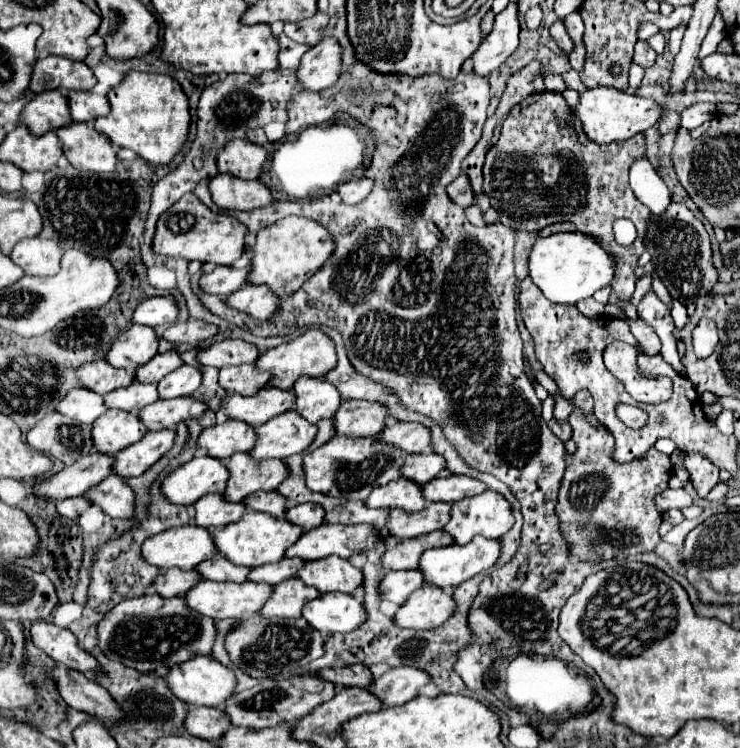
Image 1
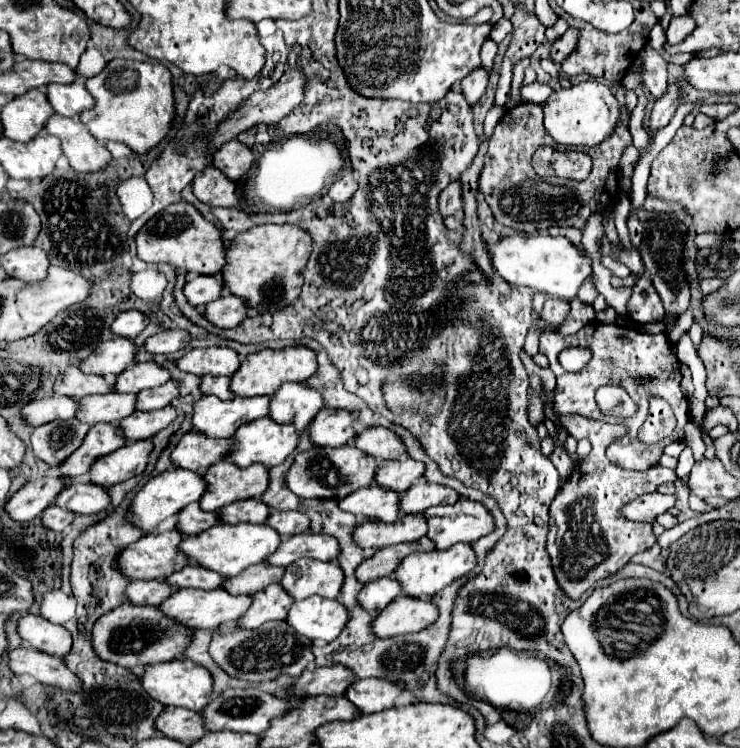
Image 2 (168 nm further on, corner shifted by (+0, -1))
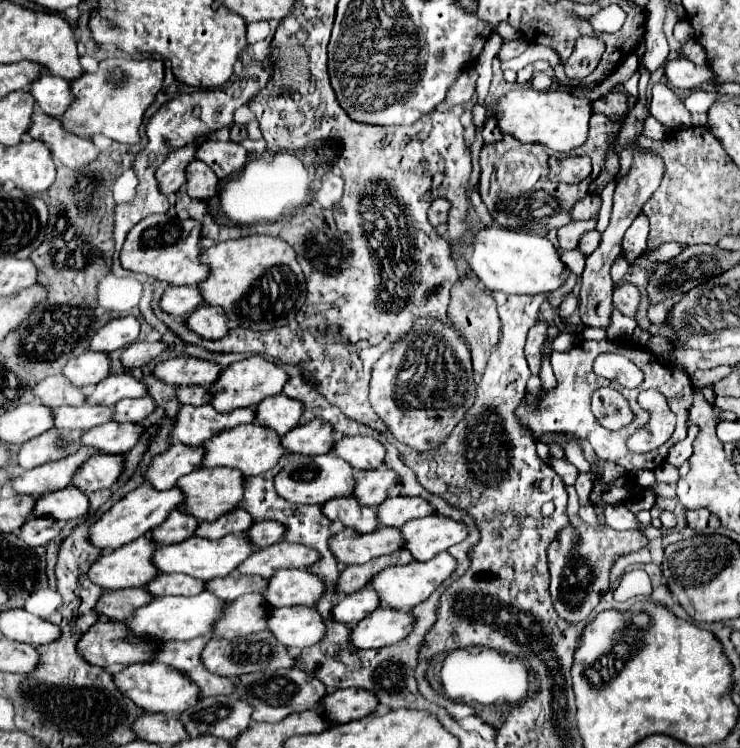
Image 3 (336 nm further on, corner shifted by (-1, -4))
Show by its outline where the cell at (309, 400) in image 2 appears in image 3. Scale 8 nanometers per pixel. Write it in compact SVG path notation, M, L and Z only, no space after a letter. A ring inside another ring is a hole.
M274 395L264 399L256 409L256 421L262 427L270 427L278 431L278 435L286 435L286 431L300 425L306 407L298 399L290 399L286 395Z

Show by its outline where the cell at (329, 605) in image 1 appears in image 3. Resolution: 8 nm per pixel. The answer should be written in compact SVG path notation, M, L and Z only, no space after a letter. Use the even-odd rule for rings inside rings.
M280 607L270 611L270 631L286 647L298 651L320 643L326 635L322 615L314 607Z

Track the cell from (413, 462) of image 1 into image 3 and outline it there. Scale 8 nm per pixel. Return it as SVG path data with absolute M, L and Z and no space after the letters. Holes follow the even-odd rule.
M388 467L370 469L370 471L354 471L354 473L356 473L354 497L360 503L370 505L370 507L378 507L380 503L384 503L388 499L388 489L400 483L398 475Z

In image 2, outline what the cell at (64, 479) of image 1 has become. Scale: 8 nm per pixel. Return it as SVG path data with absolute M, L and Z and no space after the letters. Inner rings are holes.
M43 476L17 490L5 504L5 512L15 522L29 522L37 518L47 506L55 502L55 496L65 488L65 480L57 476Z

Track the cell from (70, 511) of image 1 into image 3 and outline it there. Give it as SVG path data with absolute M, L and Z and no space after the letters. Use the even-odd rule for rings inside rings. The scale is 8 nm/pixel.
M32 517L22 525L20 537L26 545L30 547L40 547L46 545L50 539L60 535L62 527L56 519L46 519L46 517Z

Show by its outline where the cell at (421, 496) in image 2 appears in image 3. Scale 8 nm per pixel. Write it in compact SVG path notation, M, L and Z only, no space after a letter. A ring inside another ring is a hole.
M396 495L396 497L386 499L386 503L380 505L378 519L380 519L382 525L402 527L406 521L416 519L416 517L426 517L432 511L434 511L434 507L422 497Z

